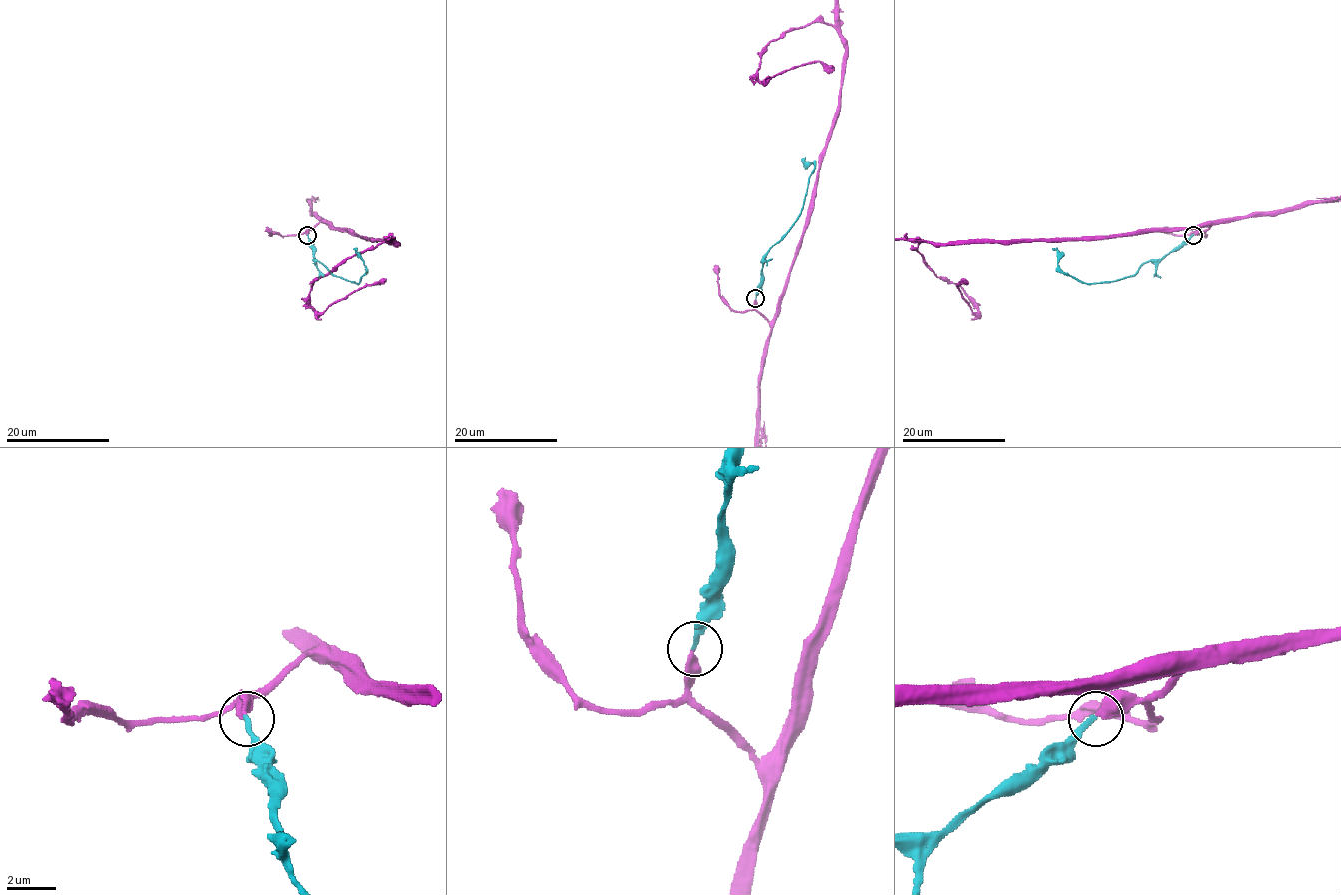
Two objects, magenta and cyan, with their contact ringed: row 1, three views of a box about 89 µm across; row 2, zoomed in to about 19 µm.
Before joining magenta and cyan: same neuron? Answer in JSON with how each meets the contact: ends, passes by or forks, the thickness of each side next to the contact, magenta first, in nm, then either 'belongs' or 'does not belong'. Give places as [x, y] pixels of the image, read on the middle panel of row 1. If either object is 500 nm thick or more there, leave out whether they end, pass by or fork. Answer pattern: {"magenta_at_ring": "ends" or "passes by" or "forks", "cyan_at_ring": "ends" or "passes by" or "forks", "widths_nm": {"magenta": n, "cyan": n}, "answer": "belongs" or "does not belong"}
{"magenta_at_ring": "ends", "cyan_at_ring": "ends", "widths_nm": {"magenta": 320, "cyan": 220}, "answer": "belongs"}

